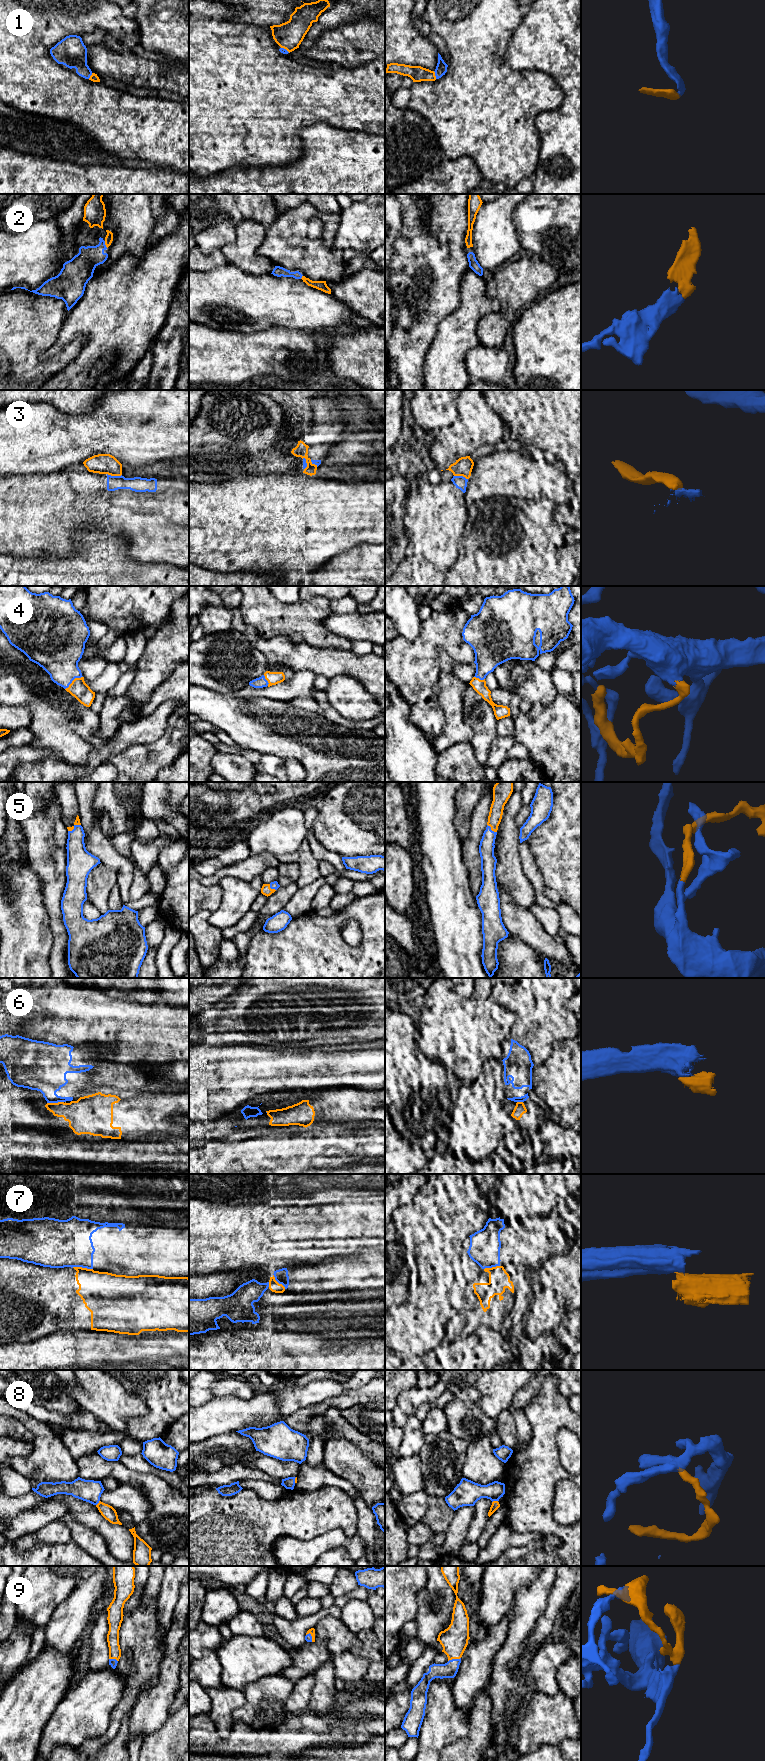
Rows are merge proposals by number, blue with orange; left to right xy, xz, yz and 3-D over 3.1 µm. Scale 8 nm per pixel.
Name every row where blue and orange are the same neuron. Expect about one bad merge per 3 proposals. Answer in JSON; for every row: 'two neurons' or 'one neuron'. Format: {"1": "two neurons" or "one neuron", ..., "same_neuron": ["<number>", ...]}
{"1": "one neuron", "2": "one neuron", "3": "two neurons", "4": "one neuron", "5": "one neuron", "6": "two neurons", "7": "two neurons", "8": "one neuron", "9": "one neuron", "same_neuron": ["1", "2", "4", "5", "8", "9"]}

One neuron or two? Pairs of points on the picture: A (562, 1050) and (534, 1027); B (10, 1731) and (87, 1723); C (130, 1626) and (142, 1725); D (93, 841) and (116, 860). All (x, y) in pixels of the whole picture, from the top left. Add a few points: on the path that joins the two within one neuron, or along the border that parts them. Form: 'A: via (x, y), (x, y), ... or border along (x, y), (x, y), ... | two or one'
A: border along (570, 1038), (556, 1040), (550, 1056), (542, 1064) | two
B: border along (56, 1706), (43, 1730), (37, 1749) | two
C: border along (155, 1680), (139, 1695), (132, 1706) | two
D: via (99, 846), (110, 857) | one

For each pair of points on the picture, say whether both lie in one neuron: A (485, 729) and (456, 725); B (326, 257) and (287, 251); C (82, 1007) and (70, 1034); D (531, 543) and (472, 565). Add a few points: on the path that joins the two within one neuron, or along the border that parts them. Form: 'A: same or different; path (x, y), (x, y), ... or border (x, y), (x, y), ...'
A: different; border (462, 705), (463, 721), (472, 731), (470, 740)
B: same; path (316, 257), (297, 251)
C: same; path (81, 1014), (81, 1019), (73, 1027)
D: same; path (516, 558), (509, 565), (487, 565)

